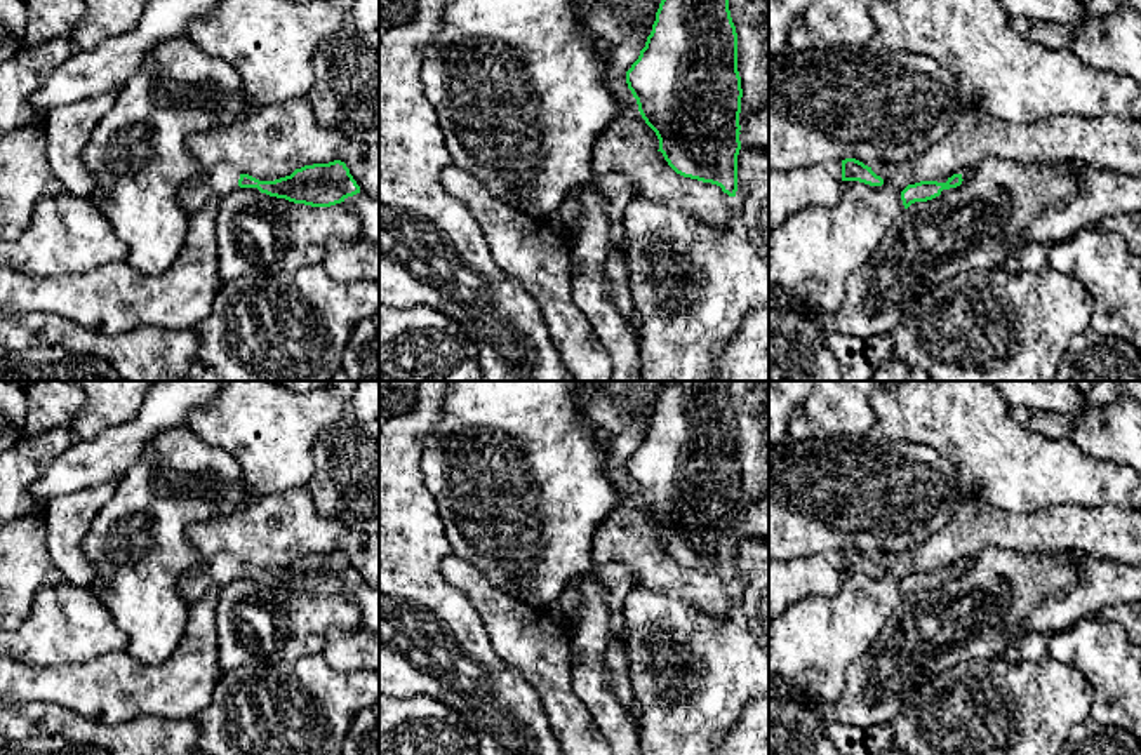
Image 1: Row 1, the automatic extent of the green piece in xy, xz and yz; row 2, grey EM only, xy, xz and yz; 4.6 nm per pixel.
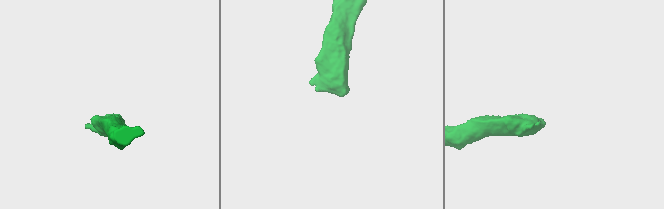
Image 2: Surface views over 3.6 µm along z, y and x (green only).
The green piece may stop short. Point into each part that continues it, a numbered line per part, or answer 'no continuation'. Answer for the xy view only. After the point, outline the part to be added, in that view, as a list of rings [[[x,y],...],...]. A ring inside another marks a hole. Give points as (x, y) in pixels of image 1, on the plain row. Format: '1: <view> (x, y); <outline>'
1: xy (214, 573); [[[226,553],[202,558],[179,581],[181,595],[191,604],[204,597],[210,588],[223,588],[238,578],[240,562]]]

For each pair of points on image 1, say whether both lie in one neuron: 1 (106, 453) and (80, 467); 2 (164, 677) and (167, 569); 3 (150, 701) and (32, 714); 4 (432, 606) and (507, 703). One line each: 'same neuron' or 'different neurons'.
1: same neuron
2: different neurons
3: different neurons
4: same neuron

